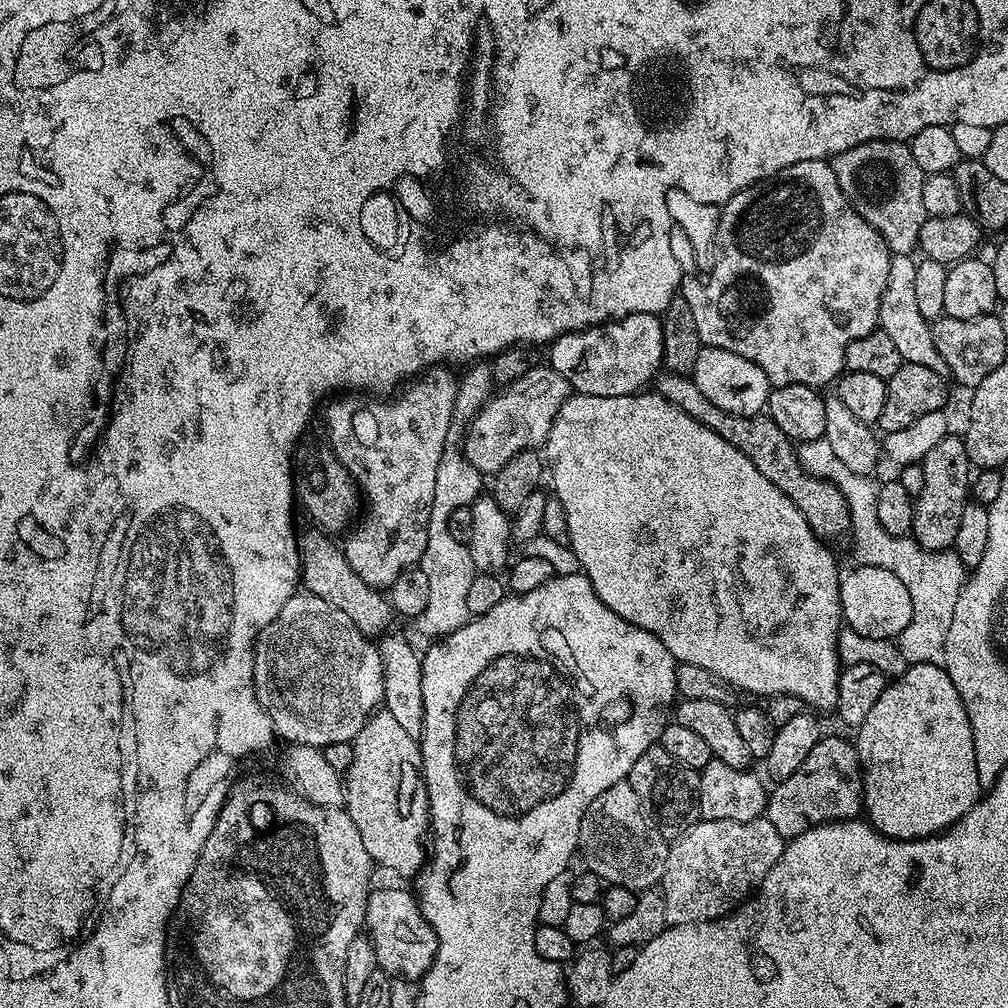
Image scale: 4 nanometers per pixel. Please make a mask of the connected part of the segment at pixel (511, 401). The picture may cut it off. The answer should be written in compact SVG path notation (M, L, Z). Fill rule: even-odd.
M550 366L526 370L522 378L503 385L492 395L480 407L480 413L470 421L462 436L464 458L482 474L495 474L506 466L506 462L510 462L510 458L514 458L514 454L539 449L547 441L550 426L569 395L566 378Z

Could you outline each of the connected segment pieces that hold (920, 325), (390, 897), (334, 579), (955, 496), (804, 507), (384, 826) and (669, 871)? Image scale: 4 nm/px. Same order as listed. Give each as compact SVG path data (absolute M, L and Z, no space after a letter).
M893 256L890 262L890 278L886 282L886 290L882 294L882 306L880 307L880 323L879 331L885 332L894 346L898 350L898 354L902 354L905 364L917 364L918 366L930 366L930 370L944 374L947 373L948 367L946 362L942 362L942 354L938 354L938 346L934 346L934 334L929 320L922 318L921 311L918 310L918 301L914 291L914 270L917 261L912 256Z
M373 887L366 902L364 928L374 946L379 971L387 972L393 978L401 976L402 979L413 982L428 975L440 943L430 922L426 922L415 895L409 889L407 892L404 888Z
M323 531L308 532L299 537L298 547L300 549L300 574L302 577L302 588L309 596L322 598L322 602L330 602L337 610L342 610L354 626L369 638L380 638L393 626L394 613L392 603L383 591L369 586L350 570L350 562L344 557L344 549L339 543L336 544L331 535Z
M949 434L930 449L922 462L922 494L914 498L916 509L911 530L916 543L931 552L951 549L958 534L958 522L962 522L962 510L969 500L970 465L966 446L959 435Z
M665 371L655 381L654 388L659 395L674 402L674 406L686 410L690 418L702 422L710 430L714 430L714 434L726 438L730 446L742 450L742 454L746 454L746 458L750 458L750 462L754 462L754 466L758 466L758 470L766 474L766 478L770 478L770 482L774 482L774 486L778 486L782 494L789 496L794 506L798 506L798 510L802 510L806 522L816 531L816 535L821 540L833 542L832 540L838 539L839 536L849 535L852 523L846 506L846 498L842 498L842 494L830 481L811 476L800 465L800 459L796 453L797 445L789 440L786 434L782 434L782 430L778 430L778 426L768 415L739 416L714 406L714 402L710 402L710 398L706 398L706 394L698 390L691 375L676 375Z
M377 710L364 721L351 746L350 770L344 776L344 808L350 822L358 826L358 834L366 845L366 854L370 854L379 867L381 864L389 868L396 876L415 877L426 863L426 837L430 832L428 791L424 773L420 770L422 758L417 737L406 734L406 729L395 720L394 714Z
M766 818L750 822L697 820L668 849L666 870L659 883L666 902L668 925L697 924L703 920L718 920L728 915L766 878L768 871L776 865L778 858L784 853L785 843L785 837L780 836L778 830L774 830L774 826L770 826Z

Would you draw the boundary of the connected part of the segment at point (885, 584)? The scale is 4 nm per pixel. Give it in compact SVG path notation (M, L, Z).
M863 566L853 569L853 572L845 571L840 578L840 611L843 623L858 634L866 634L866 638L898 638L902 630L910 626L910 590L906 590L906 586L902 586L902 582L898 582L898 578L890 574L890 570Z

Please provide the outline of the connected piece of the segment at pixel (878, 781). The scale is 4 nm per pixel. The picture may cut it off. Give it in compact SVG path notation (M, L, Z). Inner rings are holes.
M913 664L895 677L855 732L856 753L864 773L863 811L868 823L883 836L891 840L939 836L957 824L980 799L982 785L974 758L974 734L968 711L940 664Z

